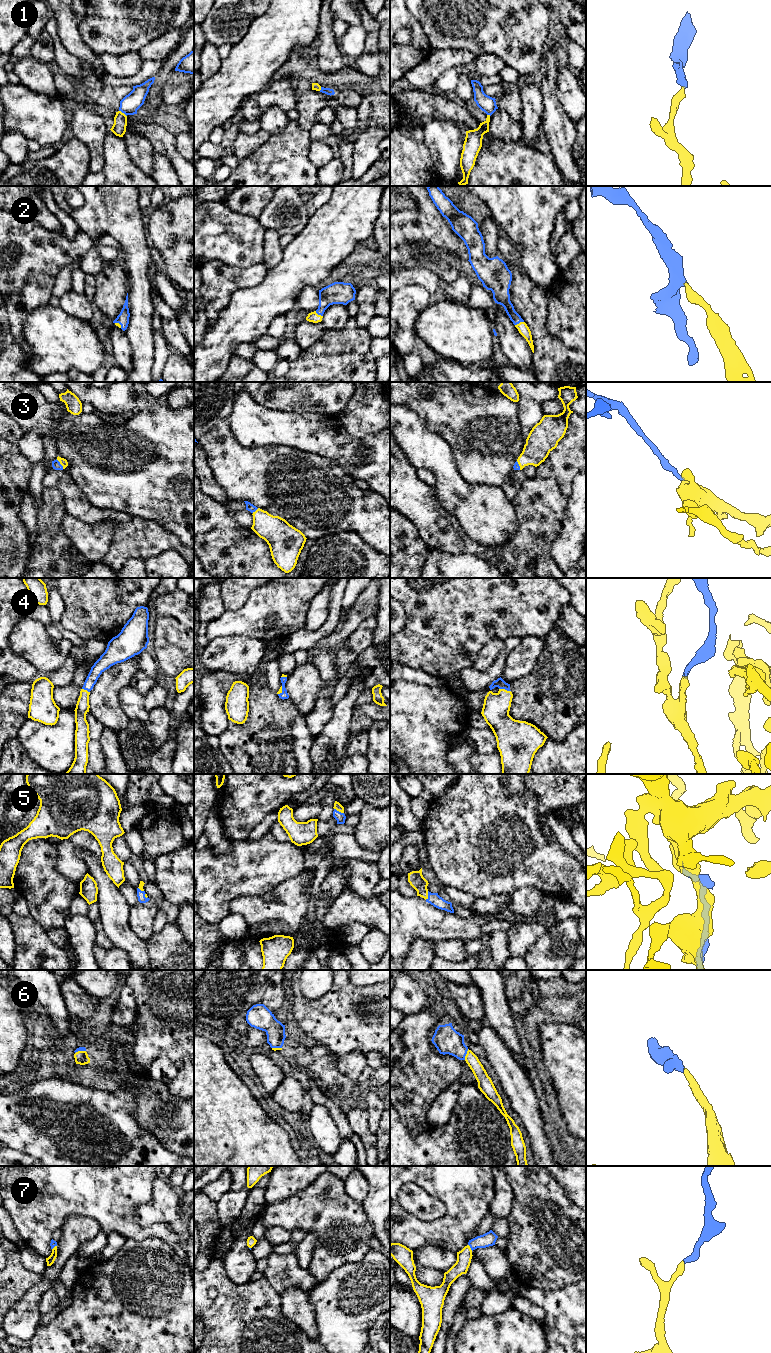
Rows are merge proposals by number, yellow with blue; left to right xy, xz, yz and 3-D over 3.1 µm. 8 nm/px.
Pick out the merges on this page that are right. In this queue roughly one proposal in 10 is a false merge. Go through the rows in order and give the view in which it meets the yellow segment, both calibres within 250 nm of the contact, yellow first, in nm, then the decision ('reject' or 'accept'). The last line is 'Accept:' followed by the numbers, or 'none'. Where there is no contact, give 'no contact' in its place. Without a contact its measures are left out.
1: contact in xy; calibres 110 and 150 nm; accept
2: contact in yz; calibres 90 and 120 nm; accept
3: contact in xy; calibres 60 and 70 nm; accept
4: contact in yz; calibres 220 and 80 nm; accept
5: contact in xz; calibres 60 and 80 nm; accept
6: contact in yz; calibres 100 and 220 nm; accept
7: contact in yz; calibres 120 and 110 nm; accept
Accept: 1, 2, 3, 4, 5, 6, 7

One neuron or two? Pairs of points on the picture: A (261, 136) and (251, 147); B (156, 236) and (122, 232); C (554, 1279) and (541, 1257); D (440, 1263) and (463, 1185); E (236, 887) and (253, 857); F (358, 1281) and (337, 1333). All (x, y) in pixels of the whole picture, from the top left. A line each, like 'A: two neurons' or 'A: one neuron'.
A: one neuron
B: two neurons
C: one neuron
D: two neurons
E: one neuron
F: one neuron

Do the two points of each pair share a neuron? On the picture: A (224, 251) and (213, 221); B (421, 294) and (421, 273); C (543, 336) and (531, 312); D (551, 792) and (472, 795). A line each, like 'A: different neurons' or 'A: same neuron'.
A: same neuron
B: different neurons
C: same neuron
D: different neurons

